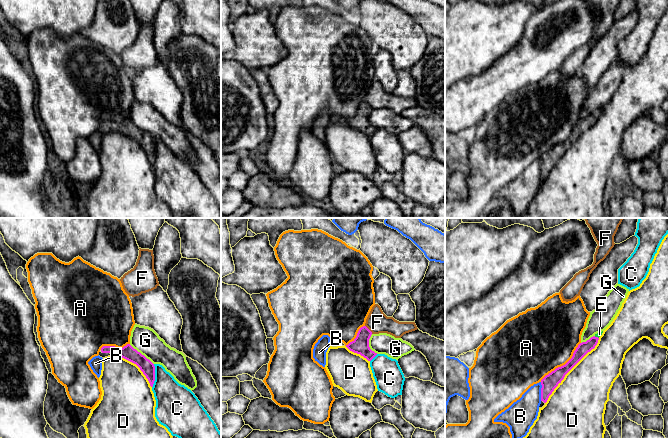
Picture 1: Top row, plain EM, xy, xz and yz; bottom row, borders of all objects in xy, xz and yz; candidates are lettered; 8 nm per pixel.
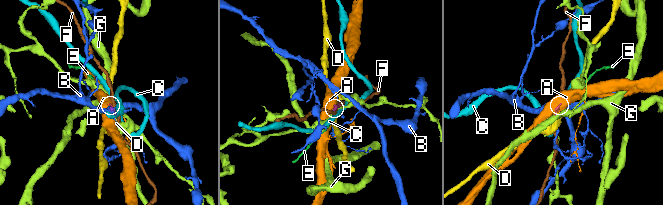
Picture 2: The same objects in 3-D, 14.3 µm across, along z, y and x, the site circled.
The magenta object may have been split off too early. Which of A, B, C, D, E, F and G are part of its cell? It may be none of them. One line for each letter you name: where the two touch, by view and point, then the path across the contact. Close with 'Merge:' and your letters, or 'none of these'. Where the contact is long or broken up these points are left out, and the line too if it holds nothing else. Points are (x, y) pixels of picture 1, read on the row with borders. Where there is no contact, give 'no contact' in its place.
E: meets magenta in yz at (596, 337); runs through yz (583, 348), (596, 337), (599, 334)
Merge: E

